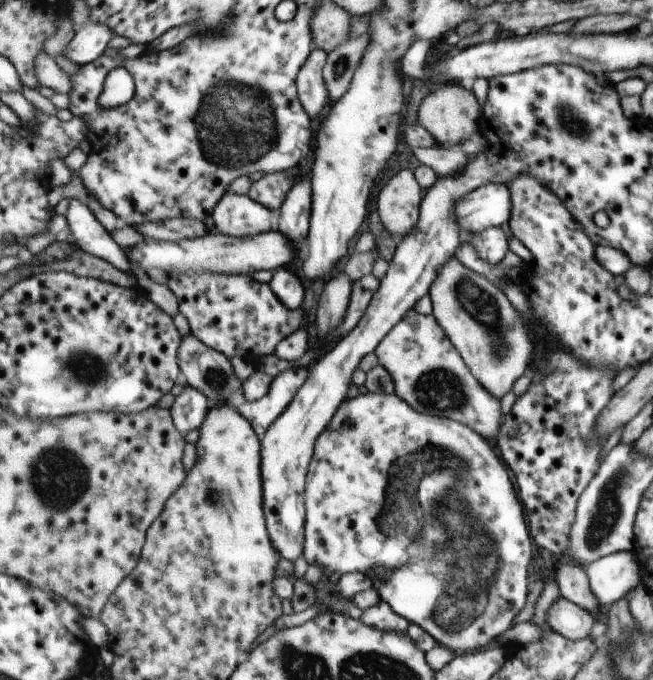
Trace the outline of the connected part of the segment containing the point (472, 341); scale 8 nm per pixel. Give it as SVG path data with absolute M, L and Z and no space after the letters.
M455 256L440 270L434 284L428 294L434 318L440 318L439 325L444 326L444 330L452 334L452 342L464 350L464 358L468 358L468 366L476 370L479 382L496 398L502 398L530 364L532 344L522 315L491 279L470 270Z

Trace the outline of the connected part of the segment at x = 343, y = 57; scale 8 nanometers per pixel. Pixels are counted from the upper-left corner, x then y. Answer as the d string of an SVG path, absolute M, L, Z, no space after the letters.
M352 15L352 36L338 50L329 52L331 57L325 68L325 78L332 104L340 102L350 92L355 70L371 42L370 30L370 15Z

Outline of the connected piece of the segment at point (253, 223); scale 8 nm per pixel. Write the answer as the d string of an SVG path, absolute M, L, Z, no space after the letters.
M227 193L213 214L216 231L236 238L258 236L274 230L274 210L251 195Z

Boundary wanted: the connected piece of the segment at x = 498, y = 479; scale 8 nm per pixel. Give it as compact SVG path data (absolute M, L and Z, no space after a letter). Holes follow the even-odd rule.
M368 391L368 392L367 392L367 393L366 393L366 394L362 394L362 393L360 393L360 394L359 394L359 395L358 395L358 396L356 396L356 398L348 398L348 399L347 399L347 400L346 400L346 401L344 401L344 402L343 402L343 404L342 404L342 405L341 405L341 406L340 406L340 410L339 410L339 413L338 413L338 414L336 414L336 416L335 416L335 417L334 417L334 420L332 420L332 422L331 422L331 425L330 425L330 426L328 426L328 428L327 428L327 429L326 429L326 430L325 430L325 431L324 431L324 432L323 432L323 436L322 436L322 437L320 437L320 438L319 438L319 442L318 442L318 445L317 445L317 449L316 449L316 456L315 456L315 461L314 461L314 462L312 462L312 468L311 468L311 476L310 476L310 477L308 477L308 494L307 494L307 506L308 506L308 520L307 520L307 549L306 549L306 552L305 552L305 557L306 557L306 559L307 559L307 561L308 561L308 563L309 563L309 564L312 564L312 565L314 565L314 566L322 566L322 568L324 568L324 569L325 569L325 570L328 570L328 571L331 571L331 572L332 572L332 573L333 573L333 572L340 572L340 574L342 574L342 575L343 575L343 574L344 574L344 573L352 573L352 572L362 572L362 574L366 574L366 576L368 576L368 578L370 578L370 579L371 579L371 580L372 580L372 583L373 583L373 586L372 586L372 587L373 587L373 588L376 588L376 590L378 590L378 596L380 596L380 598L381 598L381 600L382 600L382 601L384 601L384 602L386 602L386 604L389 604L389 605L390 605L390 608L392 608L392 610L393 610L393 611L394 611L394 612L395 612L395 613L396 613L396 614L399 614L399 615L400 615L400 616L401 616L401 617L402 617L402 618L406 618L406 620L408 620L408 622L409 622L409 623L414 623L414 624L417 624L417 625L418 625L418 626L421 626L421 627L422 627L422 630L425 630L425 631L426 631L426 632L428 632L428 634L431 634L431 635L432 635L432 636L433 636L433 637L434 637L434 638L435 638L435 640L436 640L436 642L437 642L437 644L438 644L438 645L442 645L442 646L443 646L443 647L445 647L445 648L446 648L446 649L447 649L447 650L449 650L449 651L450 651L450 652L451 652L451 653L452 653L452 654L454 654L454 653L456 653L456 654L461 654L461 653L474 653L474 652L475 652L475 651L476 651L476 650L480 650L480 648L484 648L484 646L486 646L486 644L488 644L488 642L492 642L492 640L494 640L494 638L498 638L498 636L500 636L500 634L504 634L504 632L506 632L506 630L508 630L508 628L510 628L510 626L512 626L512 622L514 622L514 617L515 617L515 616L516 616L516 615L517 615L517 614L520 614L520 610L522 610L522 608L524 608L524 607L525 607L525 606L524 606L524 602L526 602L526 596L528 596L528 588L526 588L526 586L528 586L528 584L526 584L526 580L528 580L528 566L530 566L530 560L532 560L532 540L530 540L530 534L528 534L528 526L526 526L526 518L524 518L524 511L525 511L525 510L522 510L522 506L520 506L520 502L518 502L518 496L516 496L516 492L514 492L514 486L512 486L512 482L510 482L510 476L508 476L508 472L506 472L506 468L504 468L504 464L502 464L502 462L500 462L500 458L498 458L498 456L496 456L496 454L494 454L494 450L492 450L492 448L490 448L490 444L488 444L488 441L489 441L489 440L484 440L484 437L483 437L483 435L481 435L481 434L480 434L480 433L479 433L479 432L477 432L477 431L475 431L475 430L474 430L474 429L473 429L473 428L472 428L472 427L469 427L469 426L466 426L466 425L465 425L465 424L464 424L464 423L461 423L461 422L458 422L458 421L455 421L455 420L450 420L450 419L448 419L448 420L446 420L446 418L444 418L444 419L443 419L443 418L440 418L440 417L437 417L437 416L432 416L432 415L431 415L431 414L420 414L420 413L419 413L419 411L417 411L417 410L416 410L416 409L415 409L415 408L414 408L414 407L411 407L411 406L410 406L410 405L409 405L409 404L408 404L408 403L407 403L407 402L404 402L404 401L403 401L403 399L401 399L401 398L400 398L400 397L399 397L399 395L397 395L397 394L396 394L396 393L394 393L394 394L383 394L383 393L371 393L371 392L370 392L370 391ZM466 512L468 512L468 514L470 514L470 516L472 516L472 518L474 518L474 522L476 522L476 524L478 524L478 526L480 526L480 524L482 524L482 530L484 530L484 532L486 532L486 534L488 534L488 536L490 536L490 544L488 544L488 542L482 542L482 540L480 540L480 534L478 534L478 528L472 528L472 522L470 522L470 520L468 520L468 516L466 516ZM419 563L420 563L420 564L422 564L422 565L424 565L424 566L425 566L425 570L424 570L424 568L422 568L422 570L420 570L420 572L414 572L414 570L404 570L404 568L402 568L402 570L400 570L400 568L401 568L401 567L402 567L402 566L404 566L404 565L410 565L410 564L419 564ZM426 569L427 569L427 571L428 571L428 572L430 572L430 573L432 573L432 574L434 574L434 576L438 576L438 578L440 578L440 579L442 579L442 581L443 581L443 583L444 583L444 585L443 585L443 592L442 592L442 595L440 595L440 596L439 596L439 597L438 597L438 600L437 600L437 601L436 601L436 606L435 606L435 609L434 609L434 610L433 610L433 614L432 614L432 606L430 606L430 600L428 600L428 598L426 598Z

